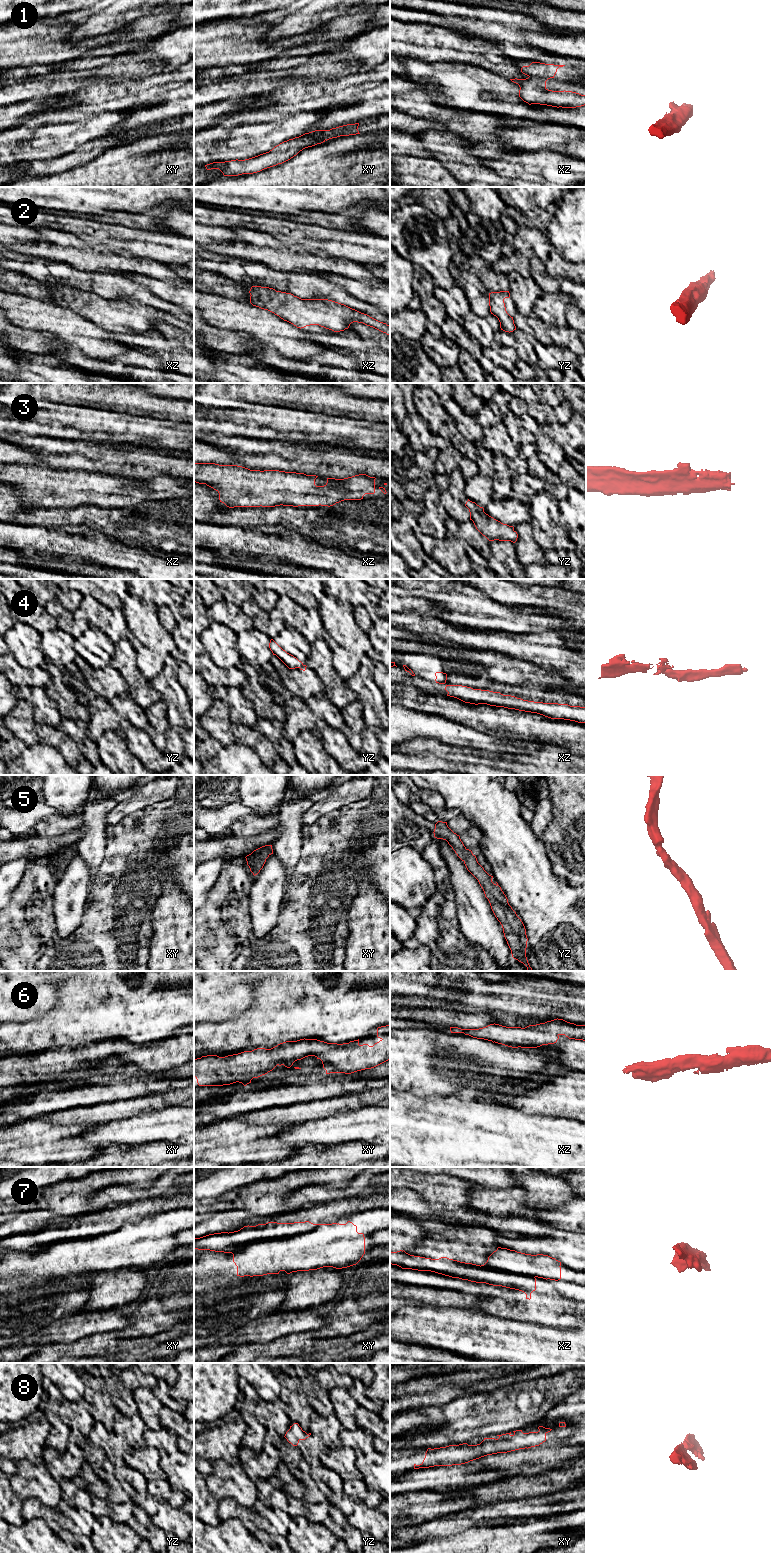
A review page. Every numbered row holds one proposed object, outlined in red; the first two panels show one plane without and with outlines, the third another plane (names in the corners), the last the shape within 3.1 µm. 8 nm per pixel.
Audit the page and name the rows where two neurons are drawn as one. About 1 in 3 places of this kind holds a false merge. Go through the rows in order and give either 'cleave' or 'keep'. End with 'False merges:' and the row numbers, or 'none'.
1: keep
2: keep
3: keep
4: cleave
5: keep
6: keep
7: cleave
8: keep
False merges: 4, 7

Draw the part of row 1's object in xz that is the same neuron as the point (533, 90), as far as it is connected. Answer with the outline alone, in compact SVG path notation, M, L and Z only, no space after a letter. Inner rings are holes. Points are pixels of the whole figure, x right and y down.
M532 62L529 66L523 66L521 72L528 77L526 79L510 79L519 85L519 97L529 105L540 104L552 107L576 108L586 105L586 96L572 91L552 91L546 88L546 81L554 78L557 69L565 65L545 64L540 62Z

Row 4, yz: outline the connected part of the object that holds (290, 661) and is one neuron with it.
M273 639L270 640L269 648L289 669L301 668L303 663L293 655L283 650Z

